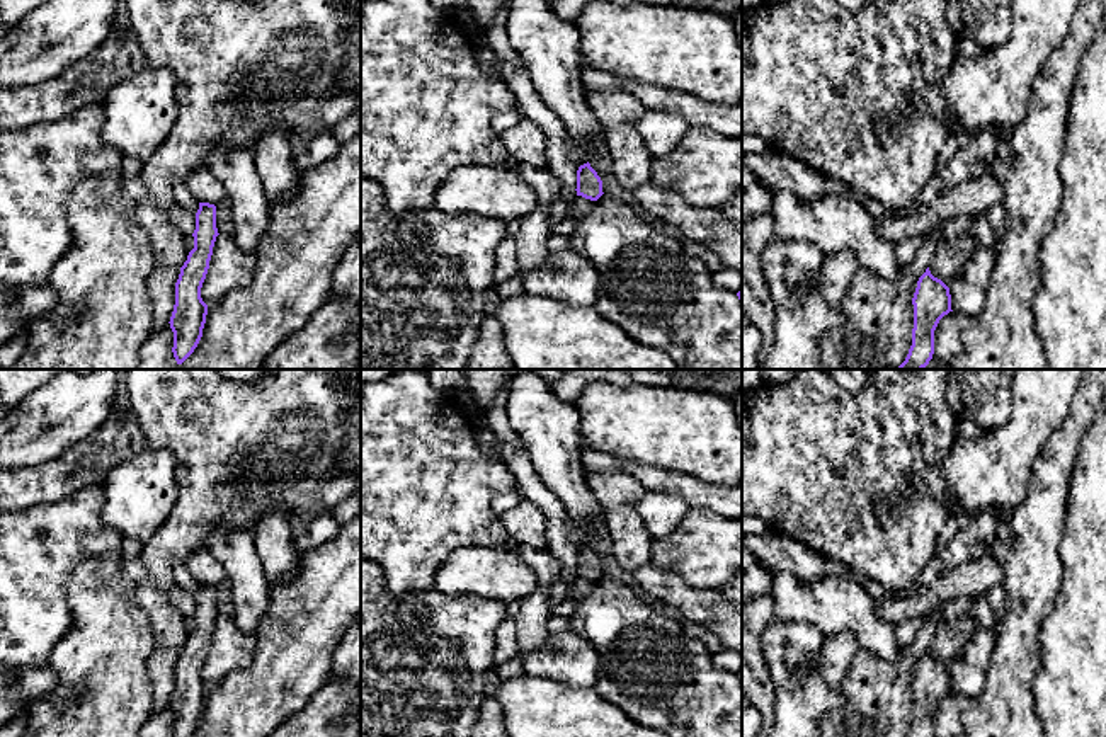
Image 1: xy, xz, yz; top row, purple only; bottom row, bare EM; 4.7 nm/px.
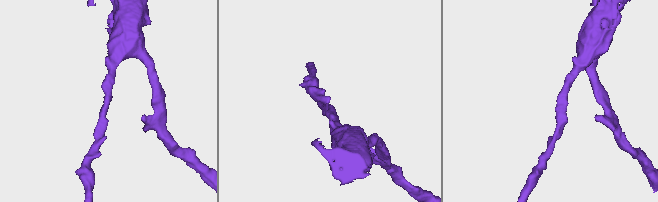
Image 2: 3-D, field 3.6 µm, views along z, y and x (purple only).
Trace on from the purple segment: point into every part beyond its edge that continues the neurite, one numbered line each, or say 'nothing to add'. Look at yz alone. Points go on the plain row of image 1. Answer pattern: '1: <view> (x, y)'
nothing to add

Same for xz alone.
nothing to add

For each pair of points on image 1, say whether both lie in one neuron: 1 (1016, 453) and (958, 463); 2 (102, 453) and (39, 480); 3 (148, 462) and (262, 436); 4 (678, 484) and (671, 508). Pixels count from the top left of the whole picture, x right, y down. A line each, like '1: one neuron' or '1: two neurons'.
1: one neuron
2: one neuron
3: two neurons
4: two neurons

